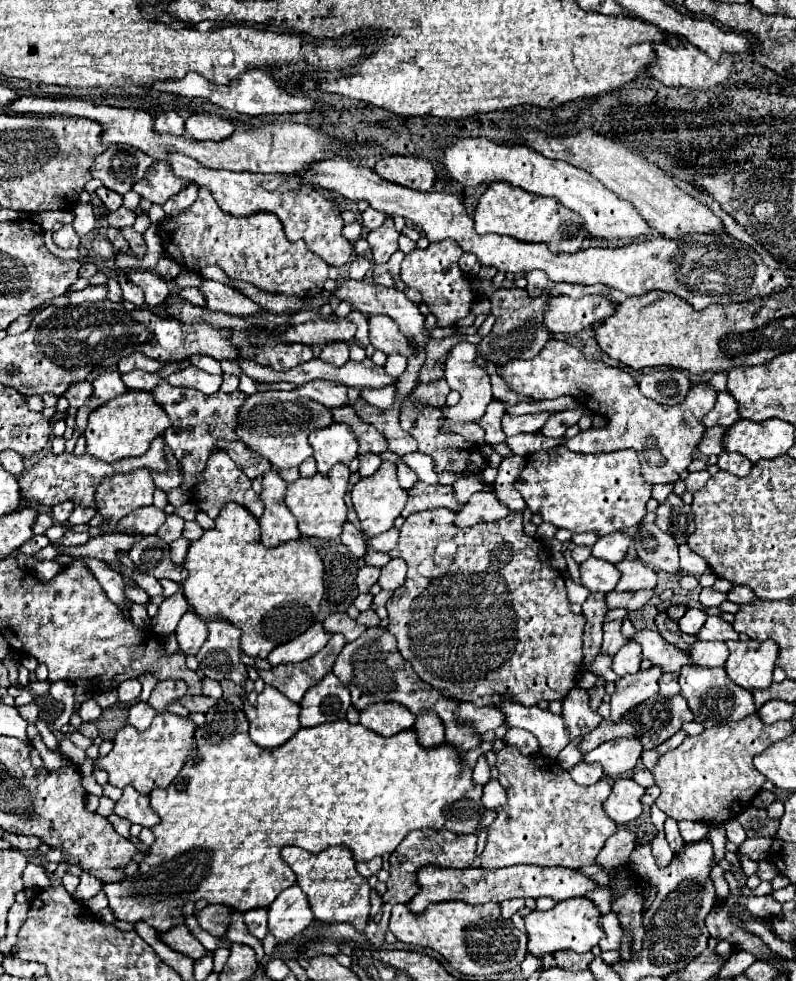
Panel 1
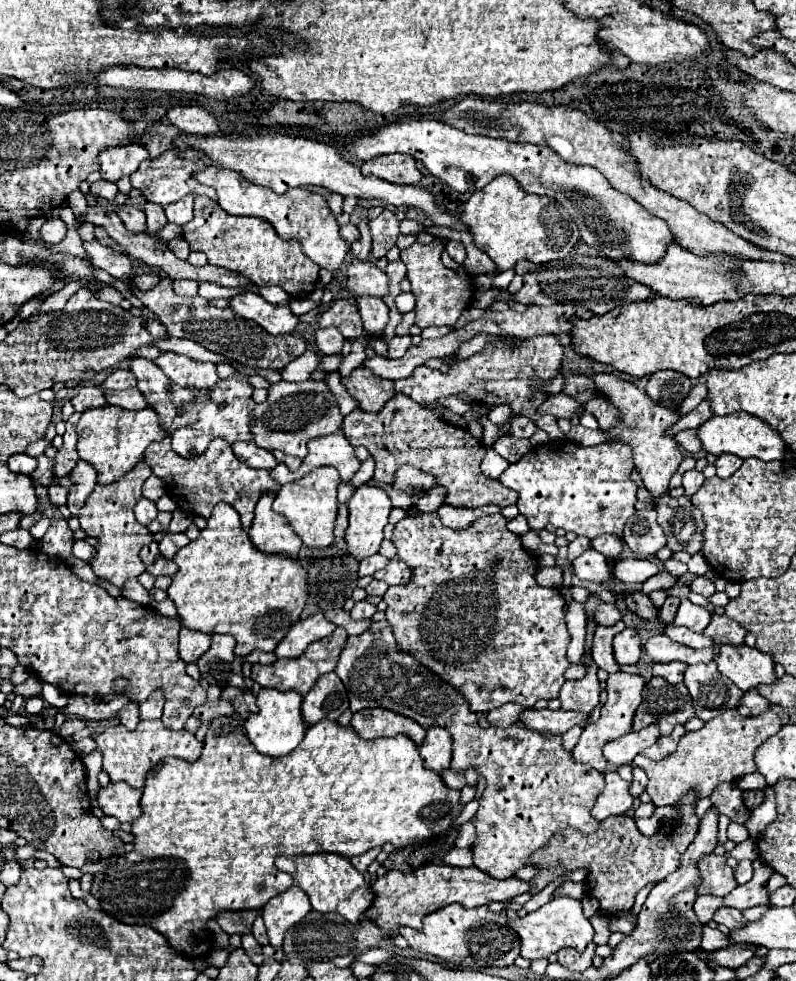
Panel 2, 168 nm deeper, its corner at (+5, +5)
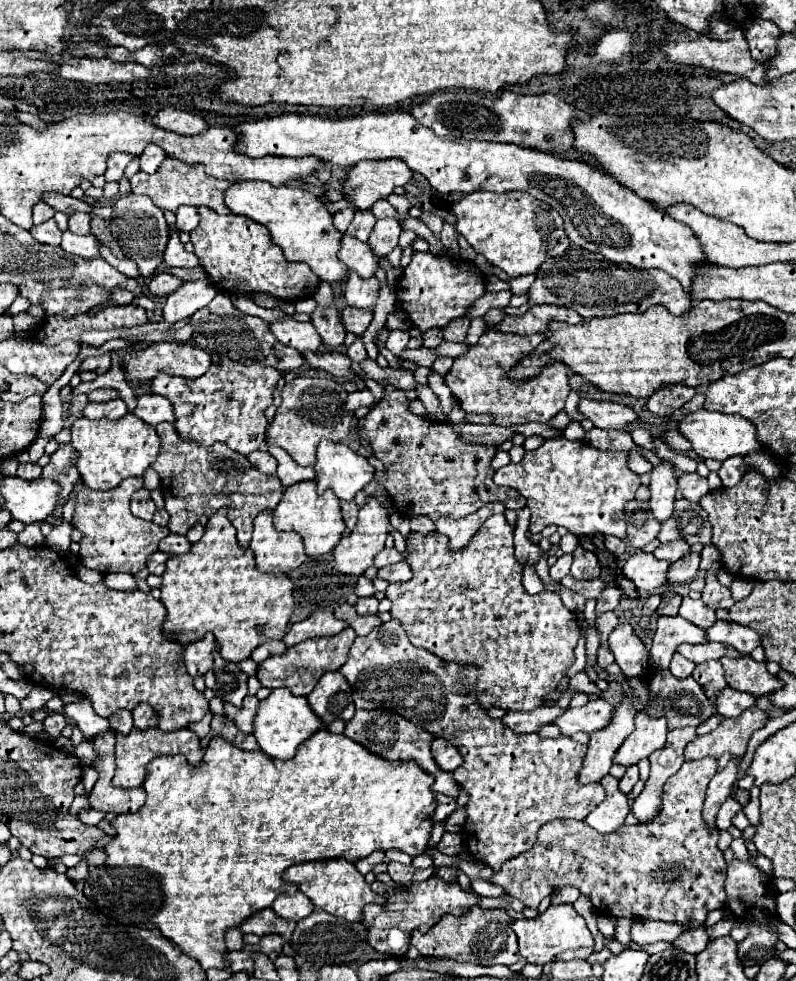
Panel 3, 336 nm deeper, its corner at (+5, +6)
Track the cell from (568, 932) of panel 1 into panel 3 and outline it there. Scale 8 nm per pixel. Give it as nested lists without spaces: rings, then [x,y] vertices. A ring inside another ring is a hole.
[[[551,905],[545,913],[537,915],[535,919],[511,921],[511,929],[515,931],[519,939],[521,957],[527,959],[529,963],[545,965],[545,963],[555,961],[555,957],[563,951],[579,949],[579,947],[593,947],[591,931],[587,929],[585,919],[573,909],[573,905]]]

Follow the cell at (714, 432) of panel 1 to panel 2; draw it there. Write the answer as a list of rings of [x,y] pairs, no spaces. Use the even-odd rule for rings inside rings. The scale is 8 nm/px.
[[[681,430],[677,434],[677,442],[687,450],[687,452],[701,452],[703,446],[701,446],[701,440],[697,438],[697,430]]]

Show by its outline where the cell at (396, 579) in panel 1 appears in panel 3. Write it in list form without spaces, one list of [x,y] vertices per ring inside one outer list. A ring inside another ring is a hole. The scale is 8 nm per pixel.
[[[399,561],[399,563],[395,563],[395,565],[381,567],[377,575],[379,575],[381,579],[389,581],[389,583],[401,583],[401,581],[409,581],[409,579],[413,577],[411,567],[407,565],[407,561]]]

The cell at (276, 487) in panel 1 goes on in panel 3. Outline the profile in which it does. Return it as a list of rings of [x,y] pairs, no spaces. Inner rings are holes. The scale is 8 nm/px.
[[[271,511],[257,517],[249,547],[255,555],[255,567],[263,573],[289,575],[307,559],[301,537],[297,533],[277,531],[271,521]]]

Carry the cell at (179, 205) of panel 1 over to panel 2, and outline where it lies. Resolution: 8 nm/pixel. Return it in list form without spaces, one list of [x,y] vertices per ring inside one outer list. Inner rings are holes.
[[[189,194],[189,196],[173,202],[171,206],[163,206],[163,210],[165,210],[165,216],[169,222],[183,226],[185,222],[189,222],[193,218],[193,196]]]

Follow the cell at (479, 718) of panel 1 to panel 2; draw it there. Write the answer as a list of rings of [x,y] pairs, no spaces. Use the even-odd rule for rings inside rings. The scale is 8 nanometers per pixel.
[[[505,704],[505,706],[499,706],[497,710],[489,710],[485,716],[489,720],[491,726],[501,726],[501,728],[507,728],[511,724],[515,724],[519,720],[519,714],[521,714],[523,706],[519,704]]]

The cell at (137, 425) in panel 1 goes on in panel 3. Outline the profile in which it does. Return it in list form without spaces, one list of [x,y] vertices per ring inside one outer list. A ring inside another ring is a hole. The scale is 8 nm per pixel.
[[[131,413],[117,421],[109,421],[109,419],[91,421],[81,417],[75,419],[71,433],[73,433],[71,445],[79,451],[75,465],[79,469],[81,481],[83,485],[95,491],[109,491],[127,477],[141,477],[145,469],[155,461],[161,445],[155,427],[145,425],[143,421],[139,421],[139,417]]]

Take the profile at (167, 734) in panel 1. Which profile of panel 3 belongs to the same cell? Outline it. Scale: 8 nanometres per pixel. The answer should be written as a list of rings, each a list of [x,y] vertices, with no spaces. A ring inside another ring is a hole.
[[[133,729],[129,735],[117,735],[115,743],[115,775],[113,775],[113,785],[115,787],[139,787],[145,779],[145,767],[151,759],[159,755],[185,755],[189,765],[197,767],[203,759],[203,749],[199,745],[199,737],[191,729],[177,729],[171,733],[165,733],[161,729]]]

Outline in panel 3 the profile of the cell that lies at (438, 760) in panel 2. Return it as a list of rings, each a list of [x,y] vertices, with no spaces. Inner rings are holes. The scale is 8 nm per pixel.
[[[441,737],[433,741],[433,757],[443,771],[455,771],[463,763],[461,753],[447,739]]]

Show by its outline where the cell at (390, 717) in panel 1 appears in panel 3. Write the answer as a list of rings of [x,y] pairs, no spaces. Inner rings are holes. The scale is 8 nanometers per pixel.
[[[359,709],[355,713],[355,717],[347,723],[343,735],[353,739],[355,743],[363,745],[373,755],[385,757],[387,761],[415,761],[423,771],[427,771],[429,775],[435,777],[433,793],[443,793],[443,795],[453,797],[453,799],[459,797],[461,787],[453,781],[453,773],[445,773],[443,769],[437,769],[437,763],[433,761],[433,755],[431,755],[433,735],[429,731],[425,731],[425,729],[419,729],[417,725],[407,721],[405,717],[401,717],[401,715],[393,713],[393,711],[387,711],[387,709],[375,709],[375,711]]]

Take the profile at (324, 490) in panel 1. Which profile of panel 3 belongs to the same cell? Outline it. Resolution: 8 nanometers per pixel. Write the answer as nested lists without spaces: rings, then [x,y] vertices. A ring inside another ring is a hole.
[[[301,481],[285,489],[277,509],[273,511],[273,525],[279,531],[295,531],[301,535],[305,553],[309,557],[319,557],[335,549],[339,539],[345,533],[345,523],[339,509],[339,499],[333,491],[325,491],[323,495],[317,493],[315,481]]]

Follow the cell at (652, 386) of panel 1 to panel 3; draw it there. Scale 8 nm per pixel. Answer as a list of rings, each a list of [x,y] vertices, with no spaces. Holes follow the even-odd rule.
[[[665,385],[665,389],[659,389],[653,393],[647,401],[647,409],[659,417],[669,417],[675,411],[679,411],[691,397],[695,395],[693,387],[685,385]]]

